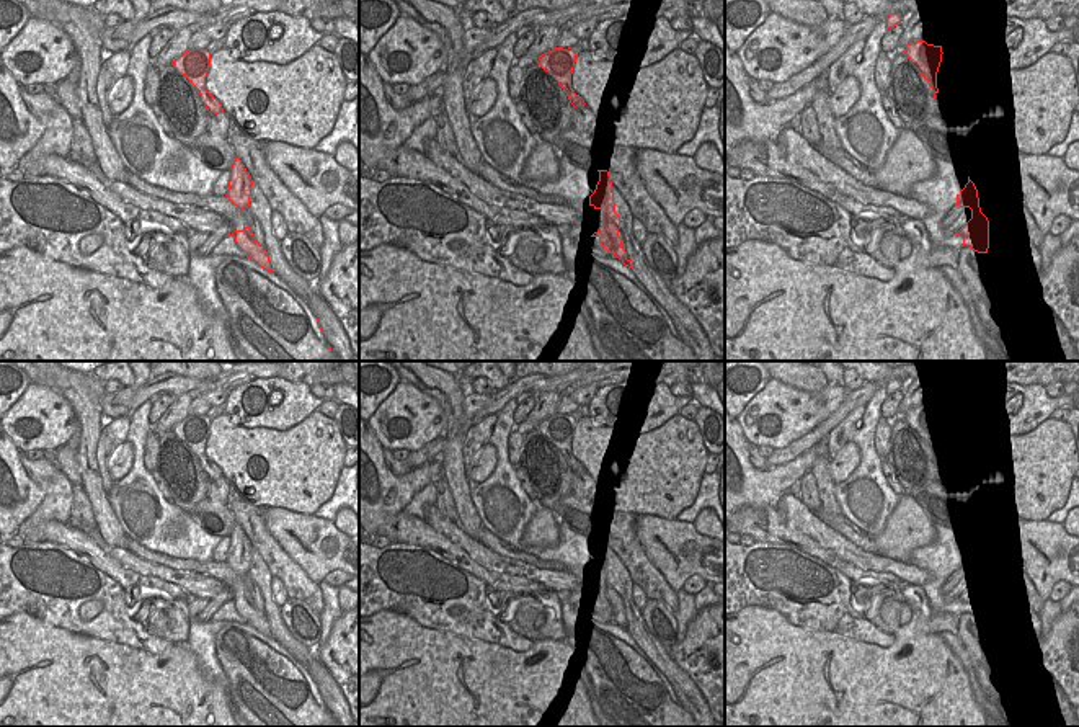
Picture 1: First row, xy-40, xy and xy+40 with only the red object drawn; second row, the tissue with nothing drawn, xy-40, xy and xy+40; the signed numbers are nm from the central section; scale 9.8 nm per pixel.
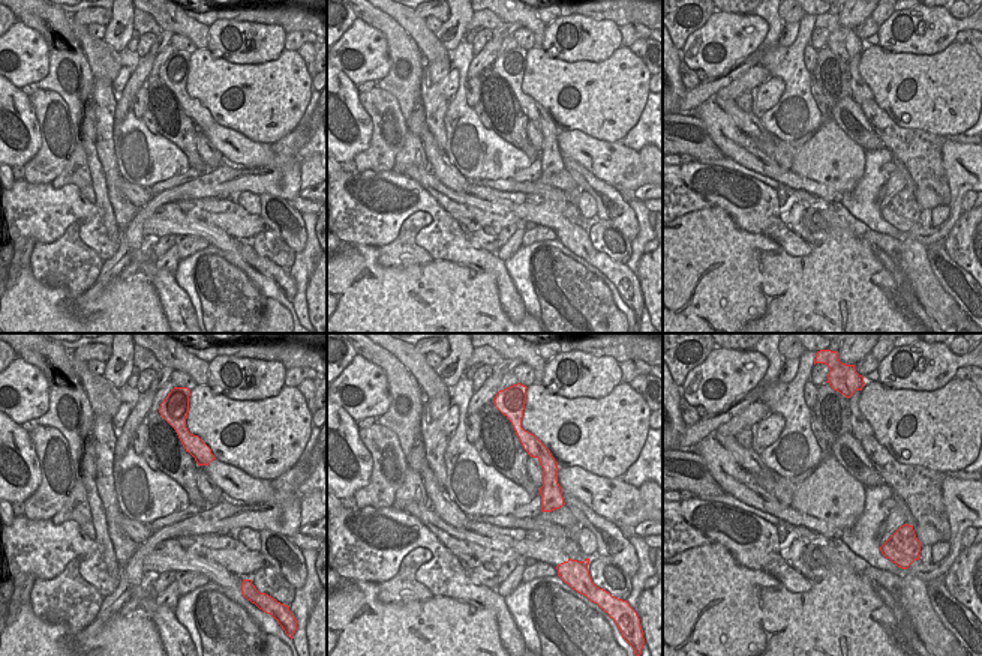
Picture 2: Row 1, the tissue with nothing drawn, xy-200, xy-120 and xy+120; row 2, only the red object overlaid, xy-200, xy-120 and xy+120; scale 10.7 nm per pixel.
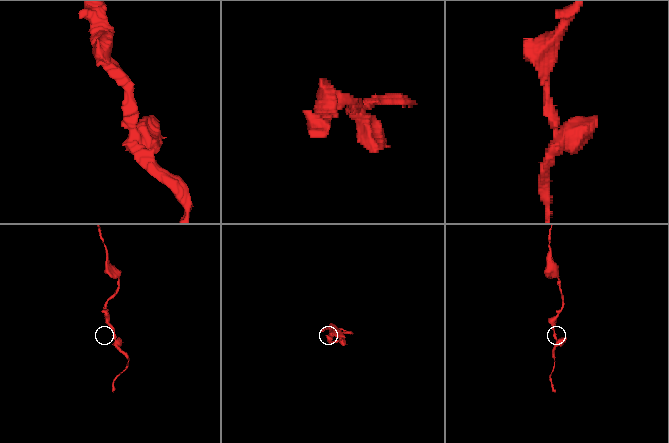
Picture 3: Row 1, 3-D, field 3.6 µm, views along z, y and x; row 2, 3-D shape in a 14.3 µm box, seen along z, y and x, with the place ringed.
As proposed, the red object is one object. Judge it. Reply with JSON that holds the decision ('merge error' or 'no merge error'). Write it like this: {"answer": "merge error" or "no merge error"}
{"answer": "no merge error"}

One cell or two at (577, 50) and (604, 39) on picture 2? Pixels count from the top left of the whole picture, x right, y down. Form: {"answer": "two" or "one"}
{"answer": "one"}

